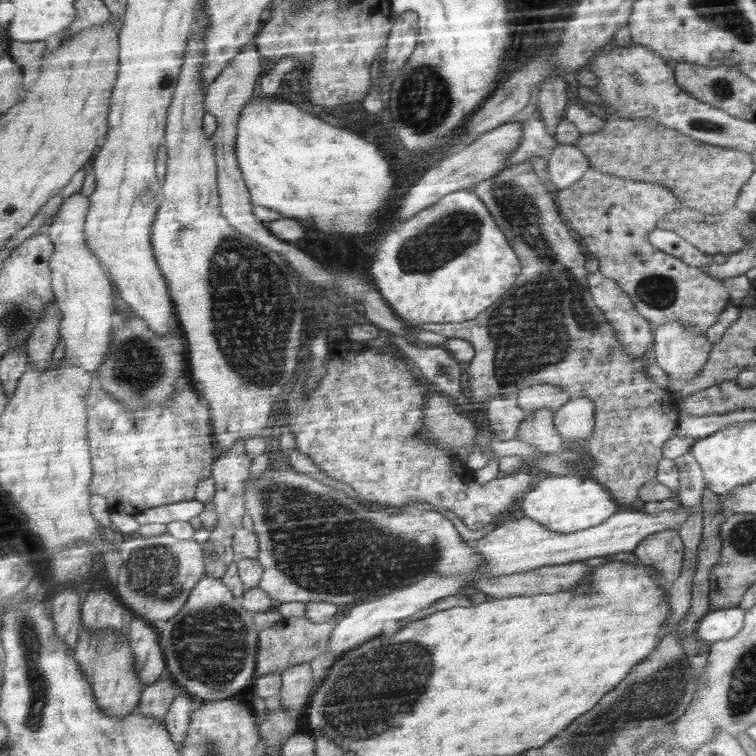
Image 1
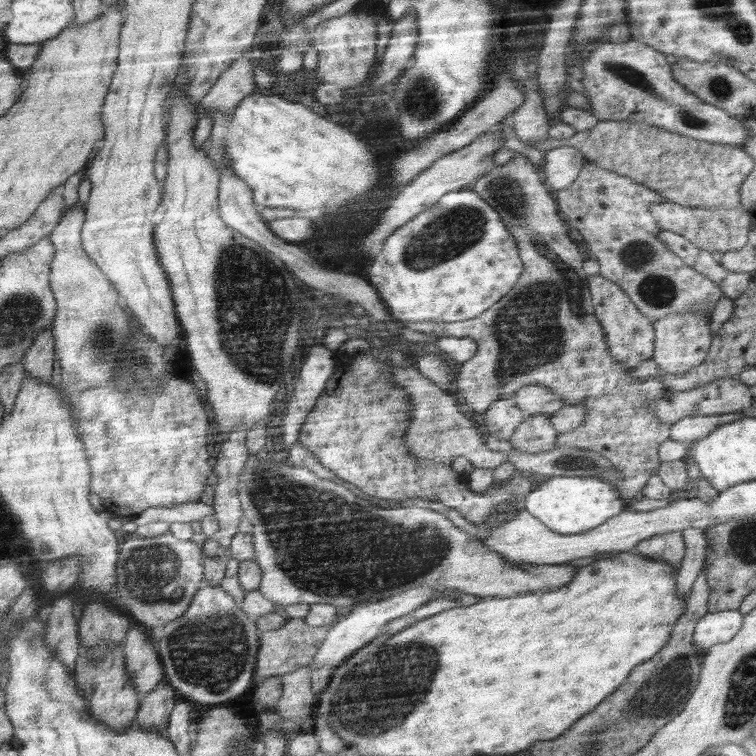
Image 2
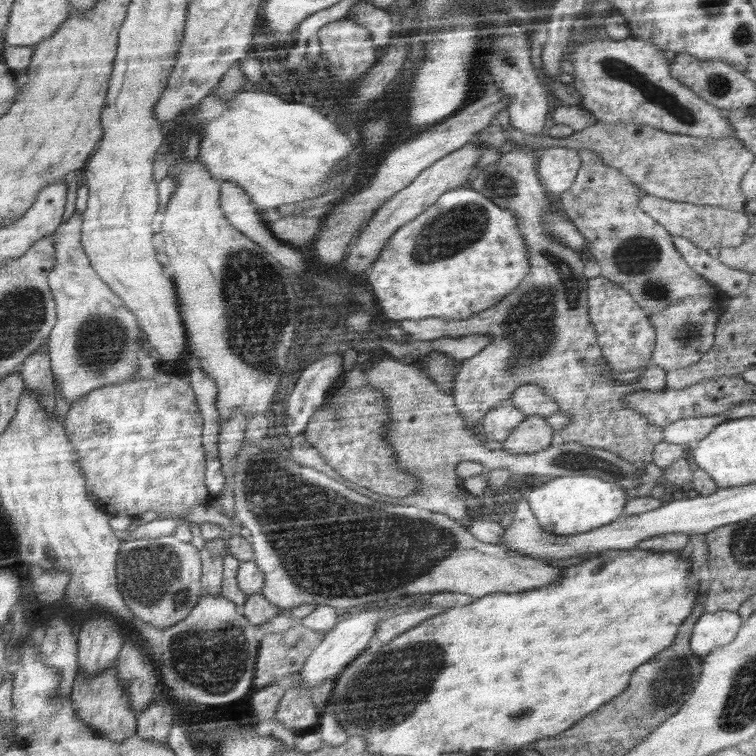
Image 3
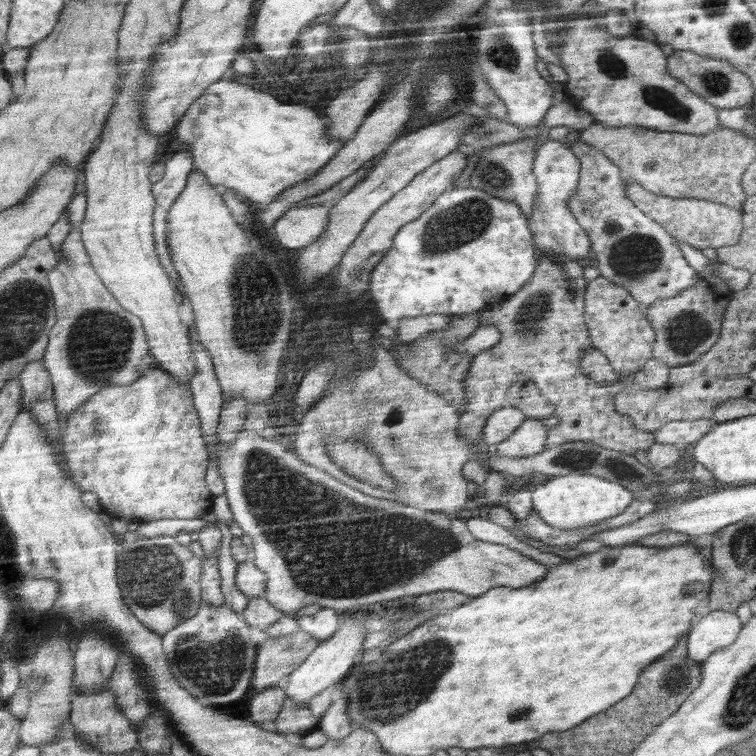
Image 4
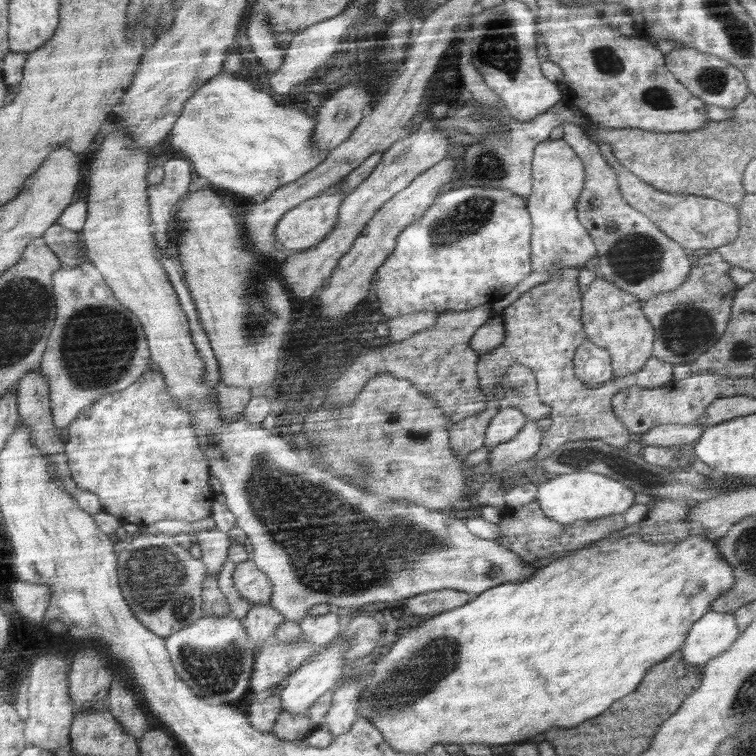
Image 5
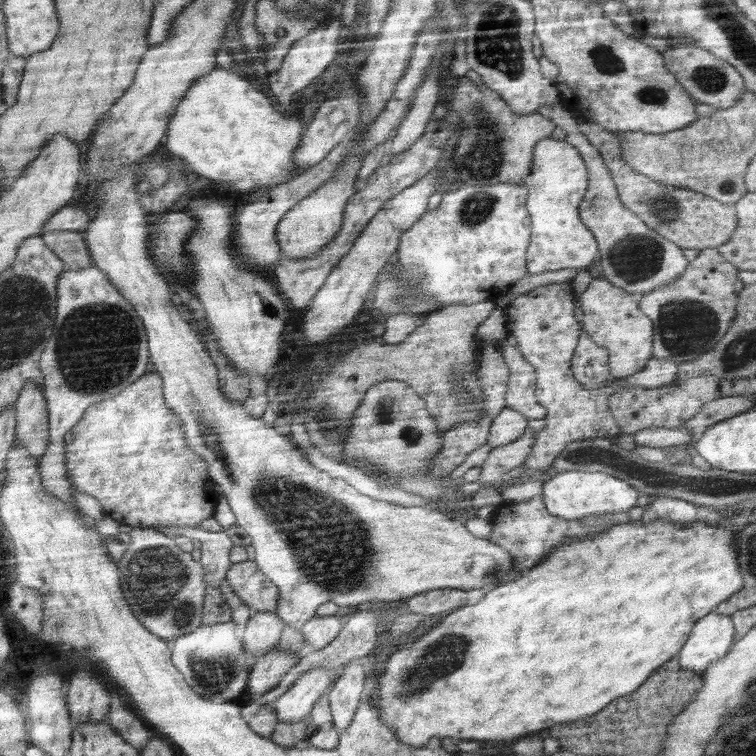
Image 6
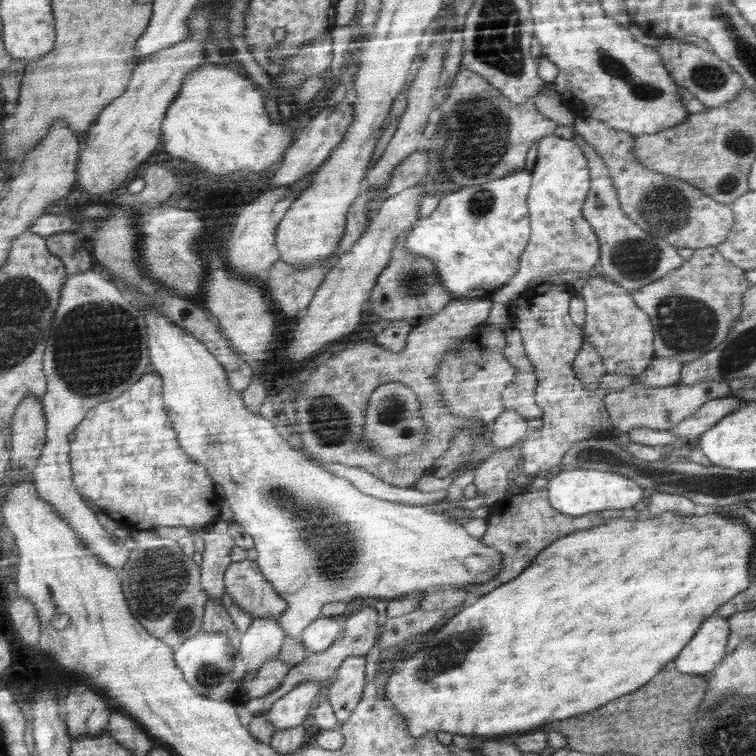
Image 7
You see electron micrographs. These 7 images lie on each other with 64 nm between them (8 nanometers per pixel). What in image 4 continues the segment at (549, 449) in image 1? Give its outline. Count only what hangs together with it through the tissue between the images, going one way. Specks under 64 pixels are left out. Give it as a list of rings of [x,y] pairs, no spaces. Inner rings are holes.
[[[527,418],[505,442],[498,443],[498,457],[522,458],[540,453],[546,446],[548,429],[538,418]]]

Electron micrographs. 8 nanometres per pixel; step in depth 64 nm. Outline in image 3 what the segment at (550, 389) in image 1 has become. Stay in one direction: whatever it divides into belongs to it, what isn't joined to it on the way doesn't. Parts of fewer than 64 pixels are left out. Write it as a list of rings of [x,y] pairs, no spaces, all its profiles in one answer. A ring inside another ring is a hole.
[[[534,384],[518,386],[509,400],[512,400],[513,404],[528,417],[547,417],[561,410],[556,401],[552,400],[540,386]]]

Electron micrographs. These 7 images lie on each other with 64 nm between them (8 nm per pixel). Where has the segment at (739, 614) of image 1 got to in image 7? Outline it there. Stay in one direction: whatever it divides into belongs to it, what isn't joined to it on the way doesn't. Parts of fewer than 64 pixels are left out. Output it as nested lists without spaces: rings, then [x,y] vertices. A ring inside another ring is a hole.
[[[715,614],[704,620],[697,634],[673,660],[678,672],[706,677],[725,660],[729,636],[730,624],[726,618]]]

